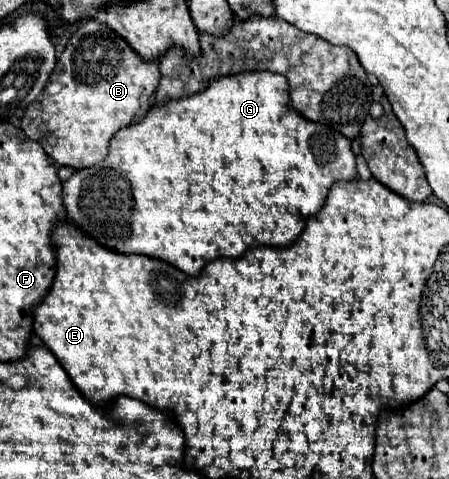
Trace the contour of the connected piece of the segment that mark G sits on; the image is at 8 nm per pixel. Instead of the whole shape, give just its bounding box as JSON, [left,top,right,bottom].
[62,71,356,275]

